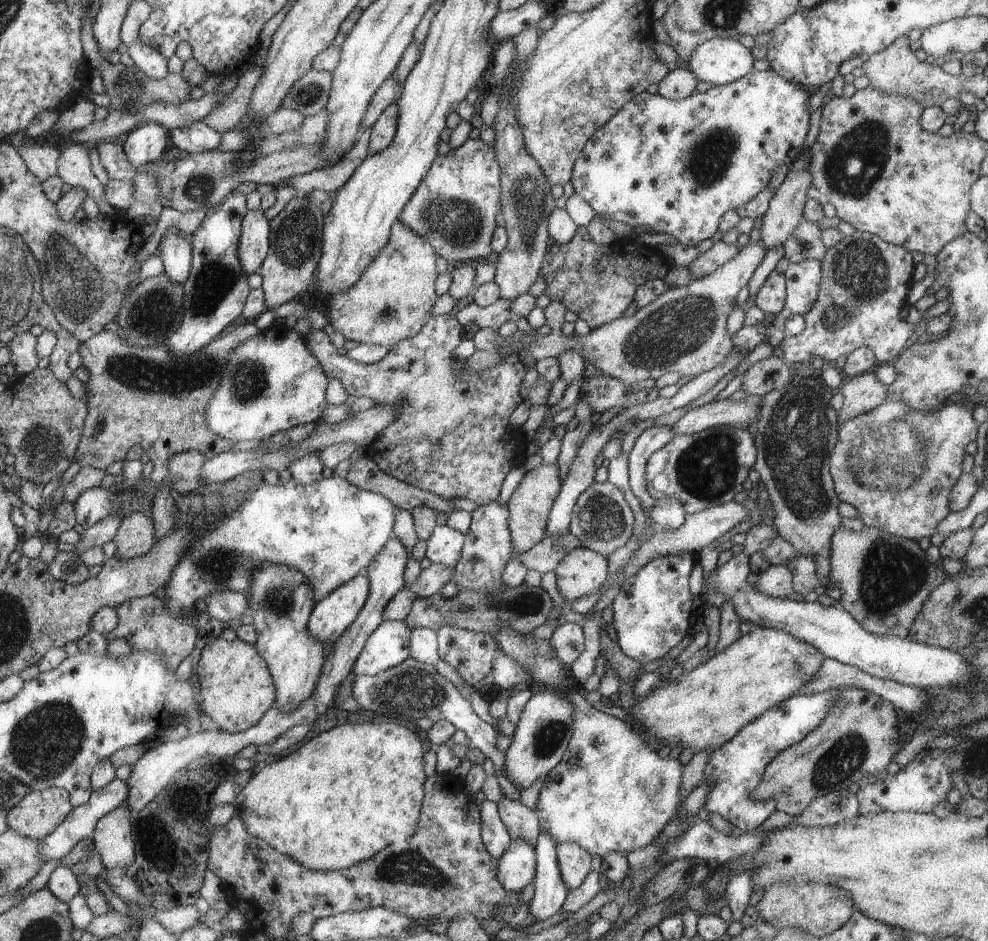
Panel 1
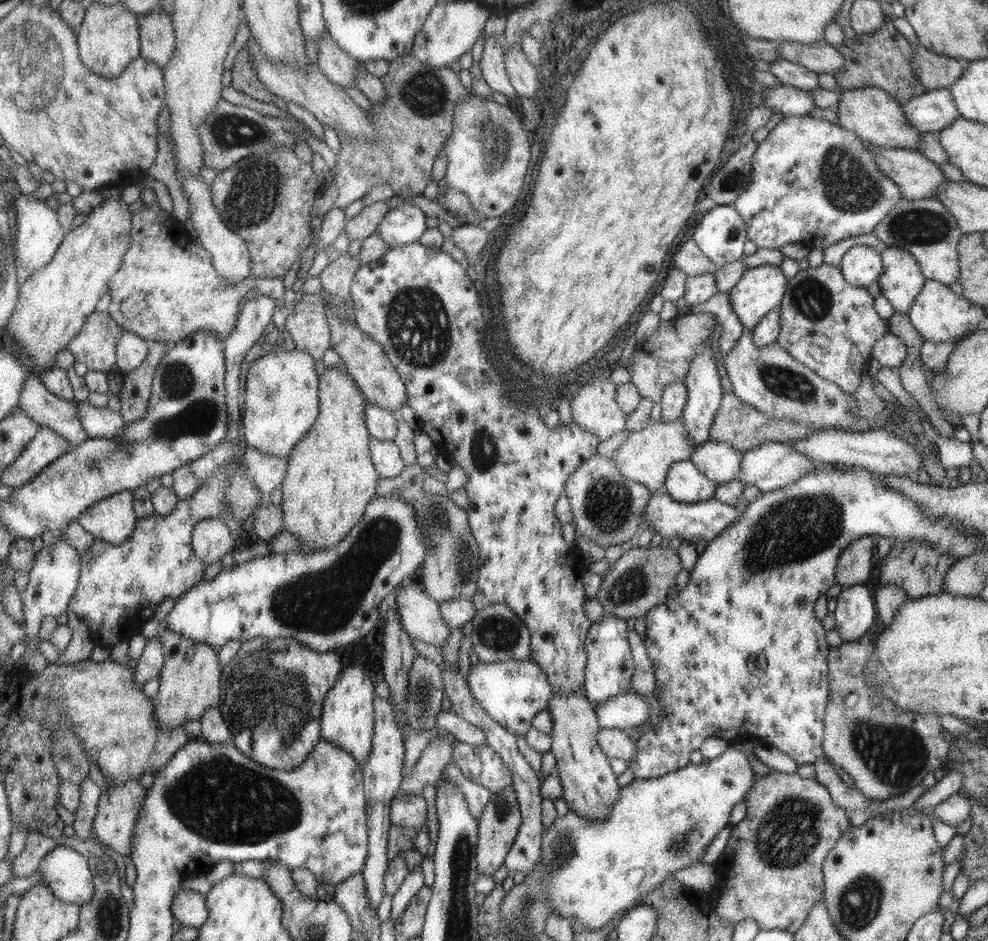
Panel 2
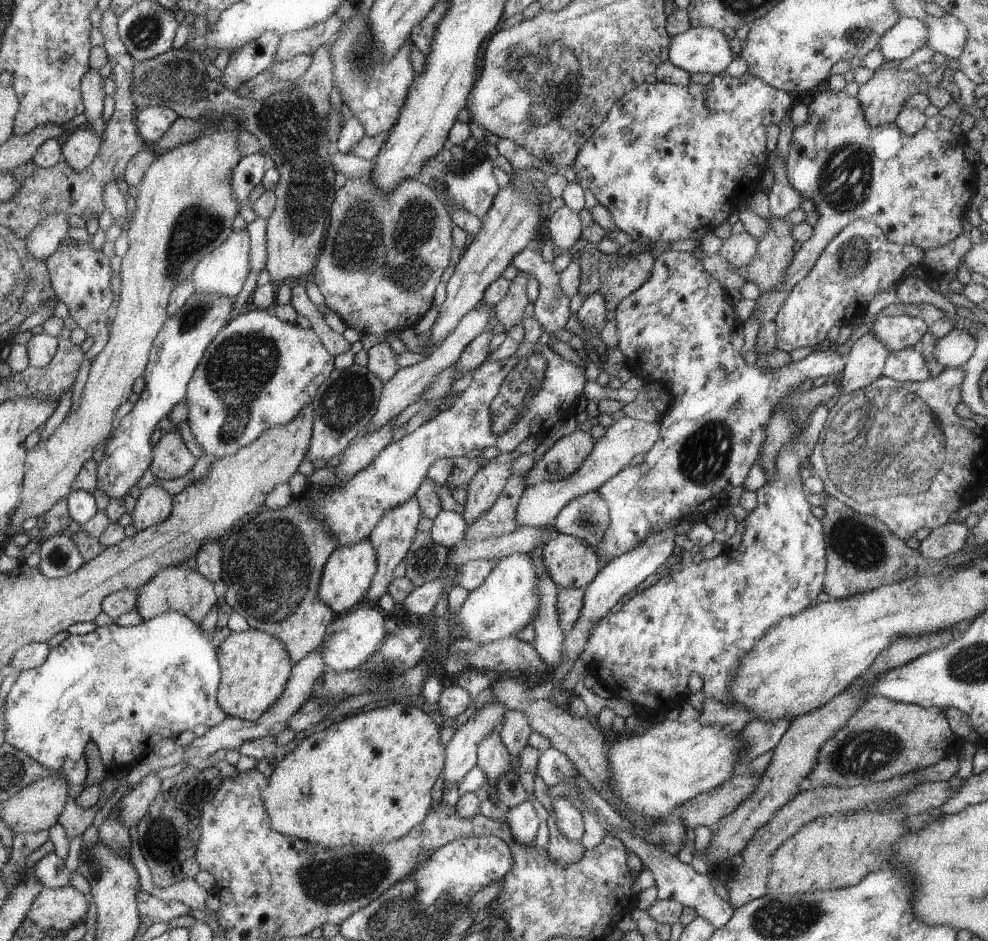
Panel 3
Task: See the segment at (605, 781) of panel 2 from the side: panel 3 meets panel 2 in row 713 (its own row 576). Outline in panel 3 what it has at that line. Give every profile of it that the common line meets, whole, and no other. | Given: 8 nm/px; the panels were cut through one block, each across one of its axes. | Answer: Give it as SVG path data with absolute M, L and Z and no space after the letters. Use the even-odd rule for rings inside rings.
M558 532L546 542L542 559L548 576L562 588L586 588L606 564L585 540Z

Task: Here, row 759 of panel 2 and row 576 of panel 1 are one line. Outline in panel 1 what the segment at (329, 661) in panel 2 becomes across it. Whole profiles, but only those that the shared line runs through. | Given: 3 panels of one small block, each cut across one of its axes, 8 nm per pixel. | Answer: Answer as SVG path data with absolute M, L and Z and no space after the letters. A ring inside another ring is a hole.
M268 562L255 574L255 585L246 595L254 612L251 623L257 632L254 646L267 661L274 679L274 706L284 712L298 710L315 693L327 653L325 644L307 629L315 608L314 591L308 586L307 575L291 566Z

